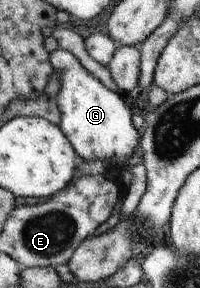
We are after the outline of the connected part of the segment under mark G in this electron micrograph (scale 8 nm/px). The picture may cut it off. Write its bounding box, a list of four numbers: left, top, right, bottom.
[49,48,141,167]

